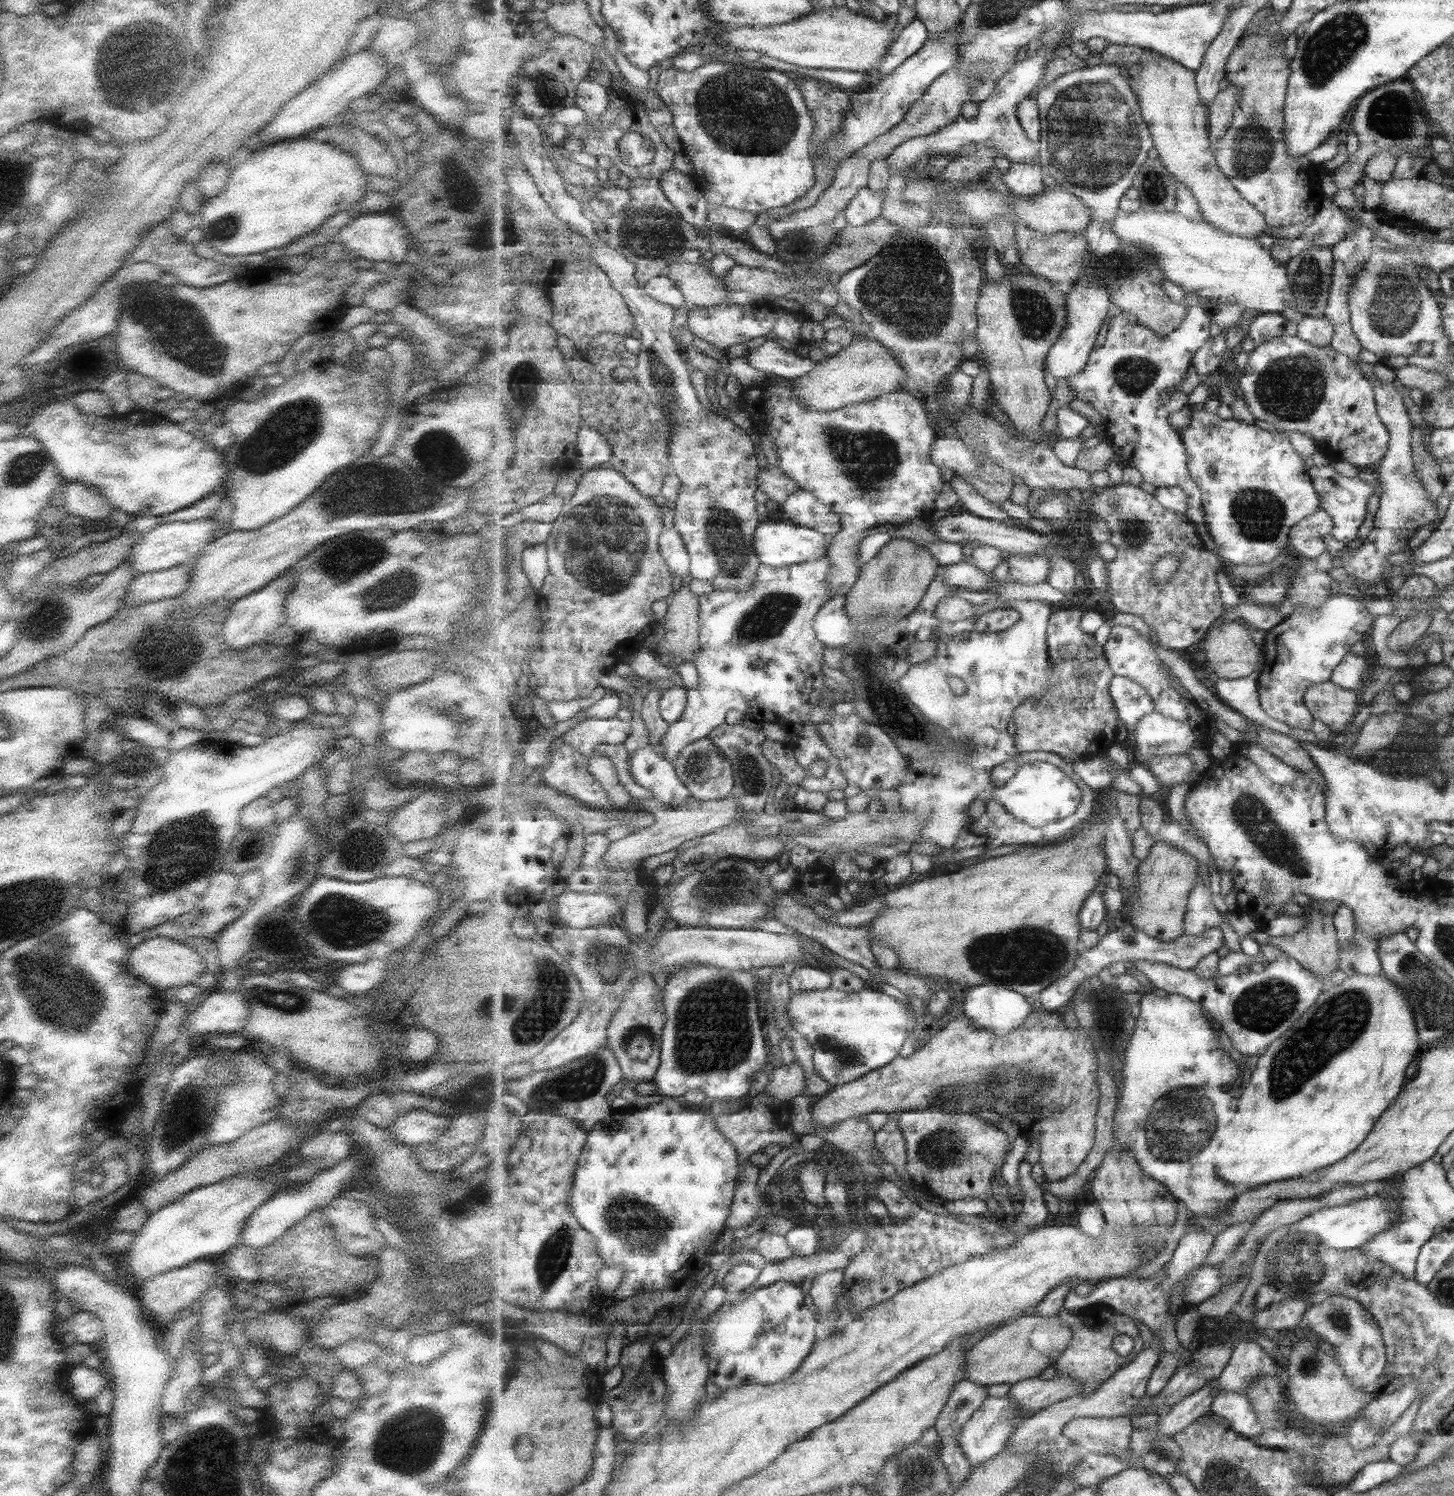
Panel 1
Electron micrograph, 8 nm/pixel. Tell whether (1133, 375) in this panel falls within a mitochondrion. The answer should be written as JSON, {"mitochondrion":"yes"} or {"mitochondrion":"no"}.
{"mitochondrion":"yes"}

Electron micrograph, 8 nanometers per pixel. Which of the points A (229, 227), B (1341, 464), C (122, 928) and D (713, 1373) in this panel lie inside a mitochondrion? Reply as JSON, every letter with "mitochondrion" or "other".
{"A":"mitochondrion","B":"other","C":"other","D":"other"}

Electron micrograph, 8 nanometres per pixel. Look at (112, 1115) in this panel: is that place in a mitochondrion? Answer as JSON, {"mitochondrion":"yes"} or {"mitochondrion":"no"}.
{"mitochondrion":"no"}

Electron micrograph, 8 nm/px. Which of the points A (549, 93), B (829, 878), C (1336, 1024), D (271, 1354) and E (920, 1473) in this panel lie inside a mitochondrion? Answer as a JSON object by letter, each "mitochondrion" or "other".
{"A":"mitochondrion","B":"other","C":"mitochondrion","D":"other","E":"mitochondrion"}

